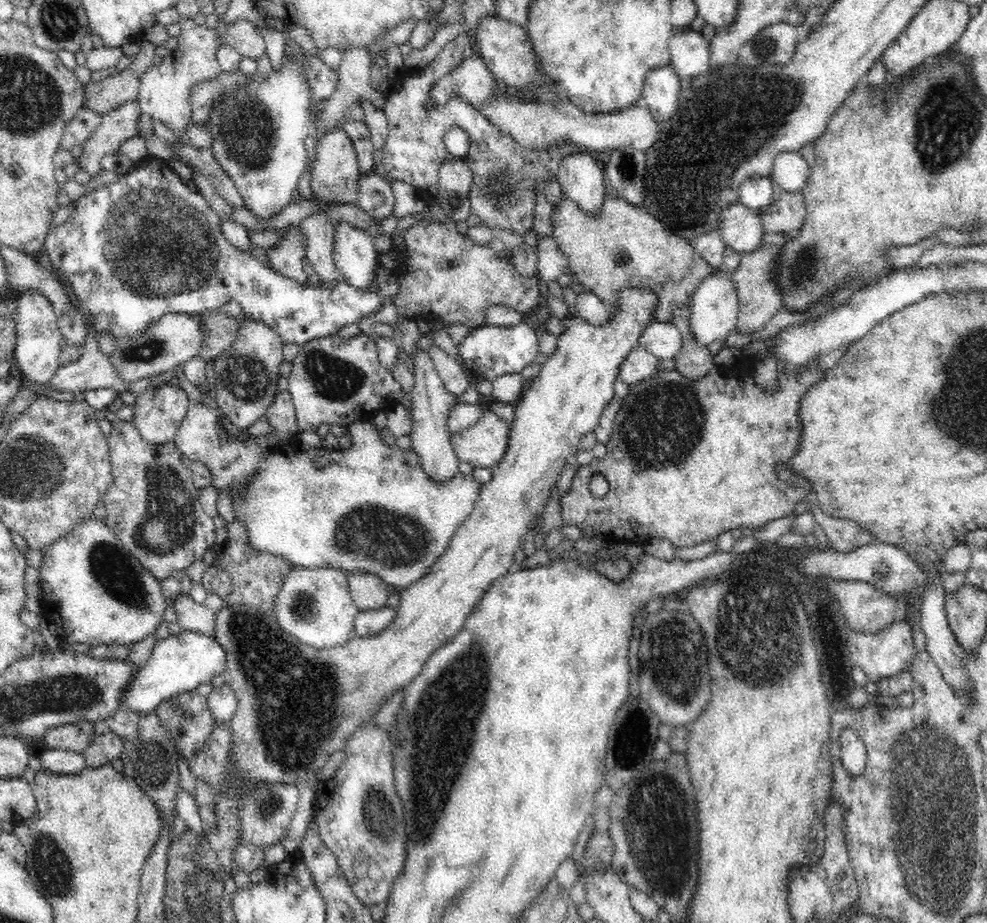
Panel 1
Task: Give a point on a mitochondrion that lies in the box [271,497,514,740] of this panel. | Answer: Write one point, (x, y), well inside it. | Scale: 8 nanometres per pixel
(394, 541)

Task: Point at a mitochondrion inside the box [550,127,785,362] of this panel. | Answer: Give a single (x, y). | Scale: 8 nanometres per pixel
(629, 171)

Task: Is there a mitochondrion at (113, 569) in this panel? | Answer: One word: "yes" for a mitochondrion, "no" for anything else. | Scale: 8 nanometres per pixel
yes

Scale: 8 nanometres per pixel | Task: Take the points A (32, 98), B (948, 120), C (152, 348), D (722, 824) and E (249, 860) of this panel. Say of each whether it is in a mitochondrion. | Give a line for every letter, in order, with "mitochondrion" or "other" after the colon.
A: mitochondrion
B: mitochondrion
C: mitochondrion
D: other
E: other

